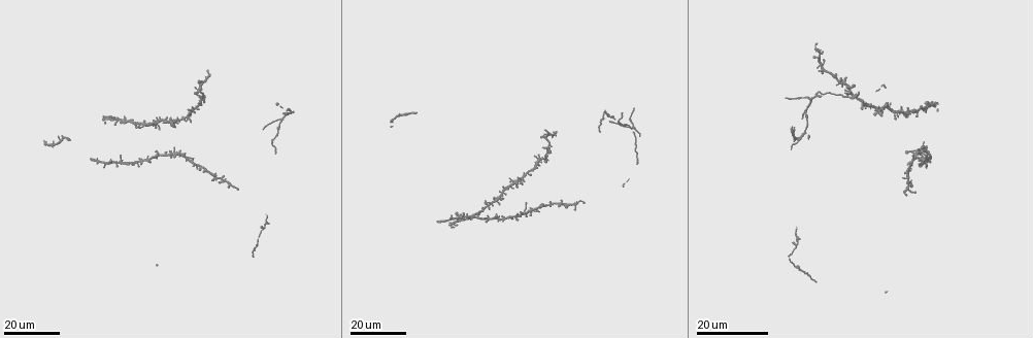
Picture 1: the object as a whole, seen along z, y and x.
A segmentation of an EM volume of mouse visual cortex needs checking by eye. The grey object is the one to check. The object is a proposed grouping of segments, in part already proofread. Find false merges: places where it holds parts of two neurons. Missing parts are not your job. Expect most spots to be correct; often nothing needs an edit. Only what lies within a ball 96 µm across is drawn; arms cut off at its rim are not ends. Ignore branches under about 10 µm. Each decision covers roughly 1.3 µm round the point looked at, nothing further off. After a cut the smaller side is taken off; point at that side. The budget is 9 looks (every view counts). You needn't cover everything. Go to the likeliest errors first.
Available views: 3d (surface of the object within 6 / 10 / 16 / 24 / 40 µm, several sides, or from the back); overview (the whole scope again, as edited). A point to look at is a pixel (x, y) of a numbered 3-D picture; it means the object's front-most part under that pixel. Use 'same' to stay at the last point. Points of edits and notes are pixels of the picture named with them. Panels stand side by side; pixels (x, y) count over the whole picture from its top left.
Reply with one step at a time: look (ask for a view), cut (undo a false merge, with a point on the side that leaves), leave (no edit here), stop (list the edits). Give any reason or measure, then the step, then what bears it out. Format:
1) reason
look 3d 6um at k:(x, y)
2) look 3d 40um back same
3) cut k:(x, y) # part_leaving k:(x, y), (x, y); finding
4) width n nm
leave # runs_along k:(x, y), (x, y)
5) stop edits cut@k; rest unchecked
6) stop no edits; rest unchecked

looks like a crossing
look 3d 16um at 1:(458, 217)

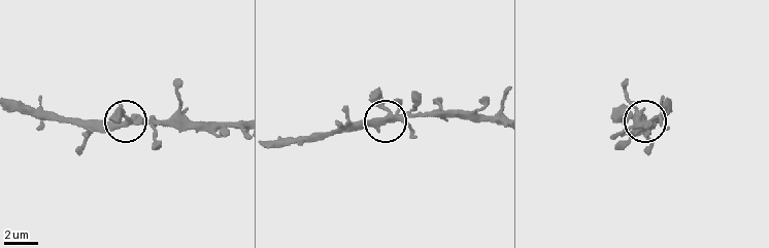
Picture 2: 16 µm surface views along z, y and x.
zoom in
look 3d 10um at 2:(124, 120)

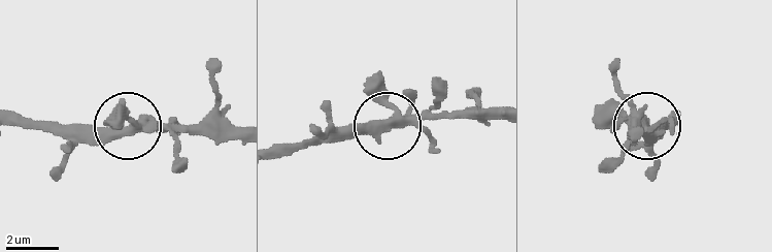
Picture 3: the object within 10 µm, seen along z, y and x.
width 360 nm
leave # runs_along 3:(495, 116), (401, 116), (374, 129), (335, 129), (304, 143); all the same neuron

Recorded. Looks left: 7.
look 3d 24um at 1:(158, 153)

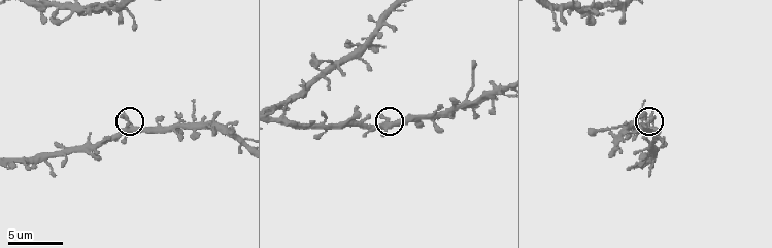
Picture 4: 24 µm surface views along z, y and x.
look 3d 6um at 4:(133, 129)

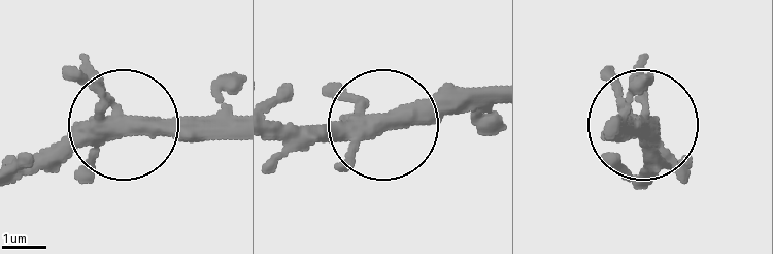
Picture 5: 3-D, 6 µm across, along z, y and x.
width 360 nm
leave # runs_along 5:(325, 86), (354, 97), (379, 126), (276, 130); one neuron here

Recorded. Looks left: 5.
side arm on a straight run
look 3d 24um at 1:(65, 136)

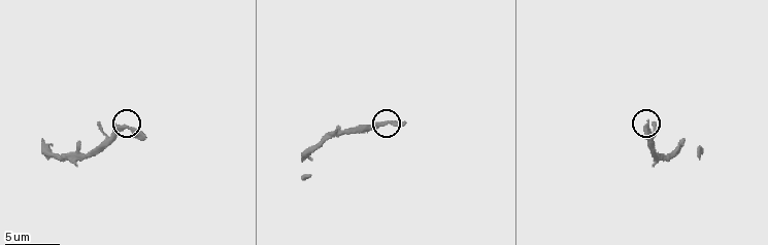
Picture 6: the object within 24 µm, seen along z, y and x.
look 3d 6um at 6:(386, 125)

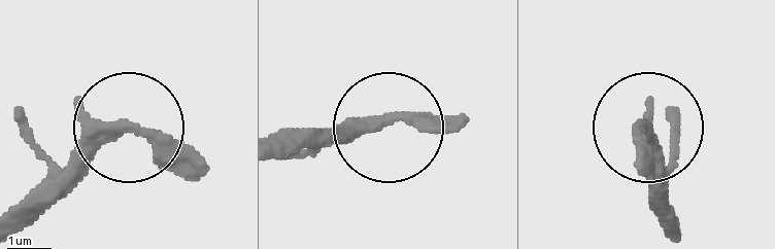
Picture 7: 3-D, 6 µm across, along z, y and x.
leave # one neuron here

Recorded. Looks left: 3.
three-way junction
look 3d 16um at 1:(572, 203)

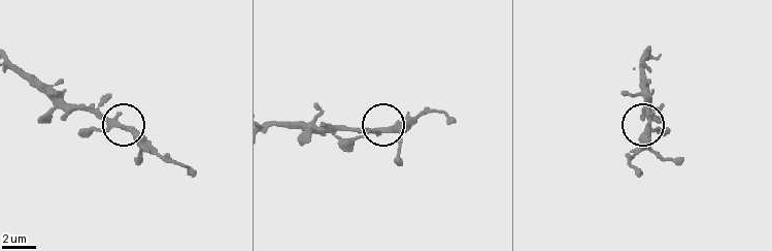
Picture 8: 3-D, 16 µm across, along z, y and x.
zoom in
look 3d 6um at 8:(118, 125)

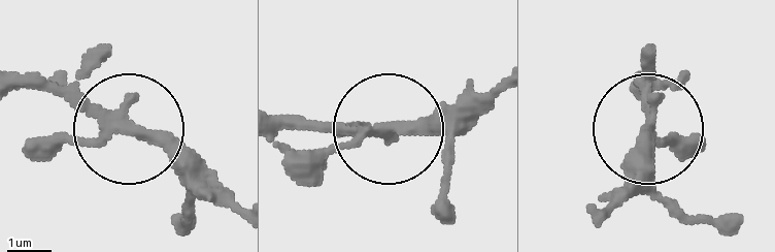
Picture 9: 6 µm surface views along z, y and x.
width 240 nm
leave # runs_along 9:(19, 76), (174, 139), (214, 177); one neuron here

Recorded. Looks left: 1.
stop no edits; rest unchecked

